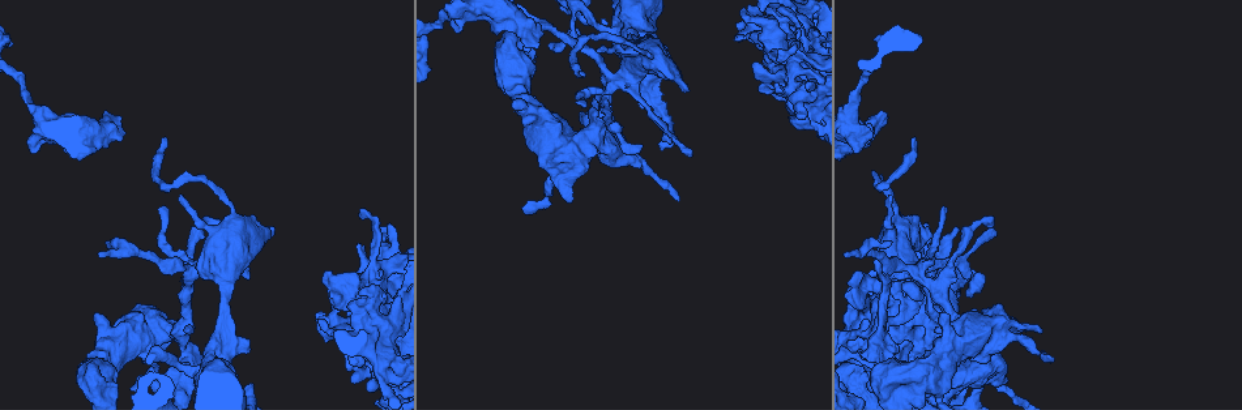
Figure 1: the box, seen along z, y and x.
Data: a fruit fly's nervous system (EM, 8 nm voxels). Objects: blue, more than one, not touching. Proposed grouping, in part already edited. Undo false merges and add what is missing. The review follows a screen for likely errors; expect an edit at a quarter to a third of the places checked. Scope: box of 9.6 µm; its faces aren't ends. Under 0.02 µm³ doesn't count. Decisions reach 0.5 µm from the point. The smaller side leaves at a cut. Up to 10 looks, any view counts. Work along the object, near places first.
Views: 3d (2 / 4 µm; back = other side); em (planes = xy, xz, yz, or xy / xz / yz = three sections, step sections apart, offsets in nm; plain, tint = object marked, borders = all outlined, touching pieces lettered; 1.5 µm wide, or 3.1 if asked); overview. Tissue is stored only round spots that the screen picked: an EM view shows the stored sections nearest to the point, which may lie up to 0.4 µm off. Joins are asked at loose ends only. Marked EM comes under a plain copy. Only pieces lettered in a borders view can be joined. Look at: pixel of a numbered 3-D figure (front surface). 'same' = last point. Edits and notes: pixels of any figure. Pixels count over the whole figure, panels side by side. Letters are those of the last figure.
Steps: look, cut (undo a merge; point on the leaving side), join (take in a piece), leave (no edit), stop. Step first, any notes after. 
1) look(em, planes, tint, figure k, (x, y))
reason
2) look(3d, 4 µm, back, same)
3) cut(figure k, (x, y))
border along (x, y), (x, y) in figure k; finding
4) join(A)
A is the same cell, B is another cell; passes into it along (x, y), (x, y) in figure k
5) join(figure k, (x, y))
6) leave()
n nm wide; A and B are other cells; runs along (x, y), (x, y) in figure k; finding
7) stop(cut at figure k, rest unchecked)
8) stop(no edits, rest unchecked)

look(3d, 4 µm, back, figure 1, (43, 132))
sudden change in width

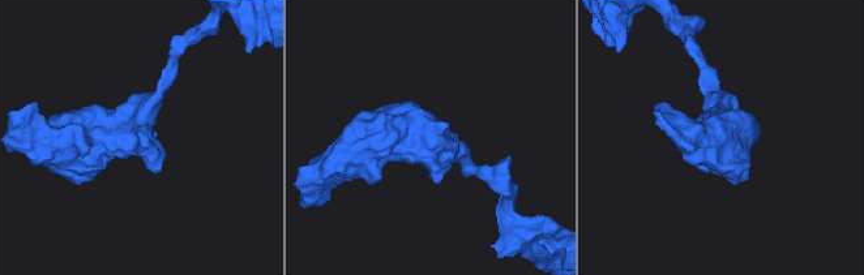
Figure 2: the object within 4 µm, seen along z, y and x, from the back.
look(em, planes, borders, figure 2, (432, 149))

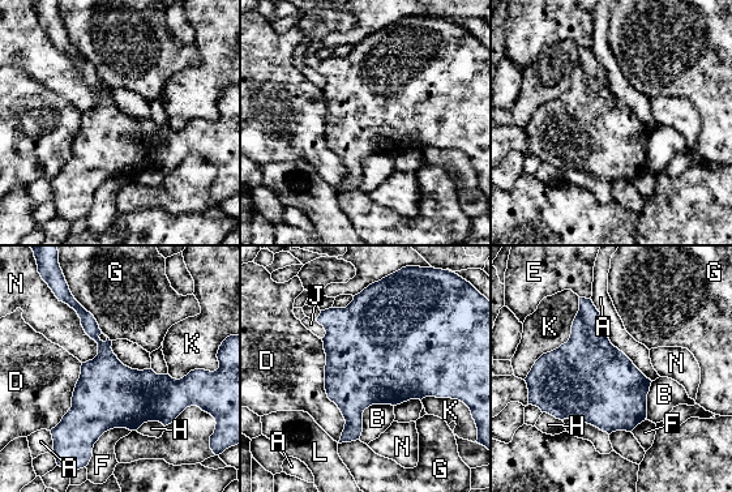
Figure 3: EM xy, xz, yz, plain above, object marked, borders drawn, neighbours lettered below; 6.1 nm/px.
leave()
A, B, D, E, F, G, H, J, K, L and N are other cells; border along (55, 296), (97, 343), (91, 360) in figure 3; continuous, no second cell

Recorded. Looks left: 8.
look(3d, 2 µm, figure 1, (882, 118))
branch stops here

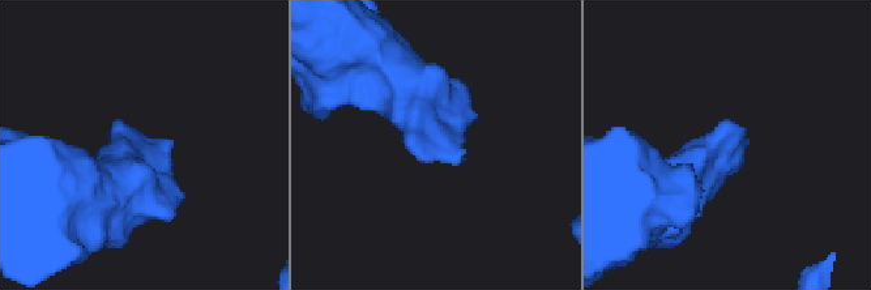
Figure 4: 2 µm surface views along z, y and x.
look(em, xz, step 4, tint, figure 4, (737, 144))
shape alone is not enough

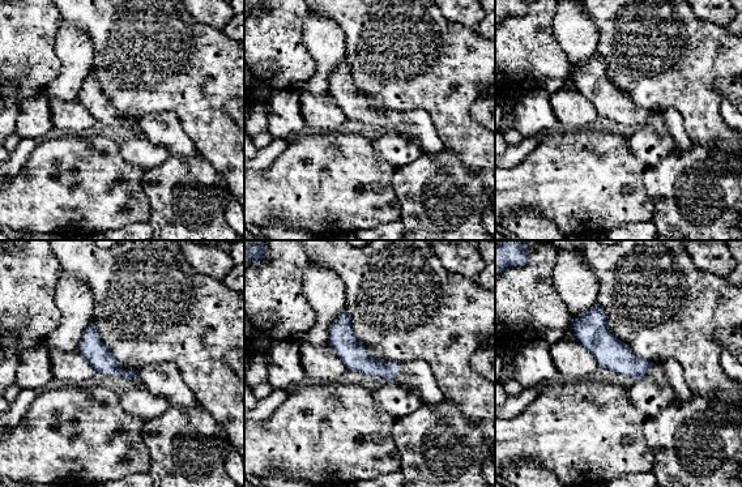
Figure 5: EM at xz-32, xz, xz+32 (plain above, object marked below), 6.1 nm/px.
look(em, xy, step 8, borders, same)
cut it another way

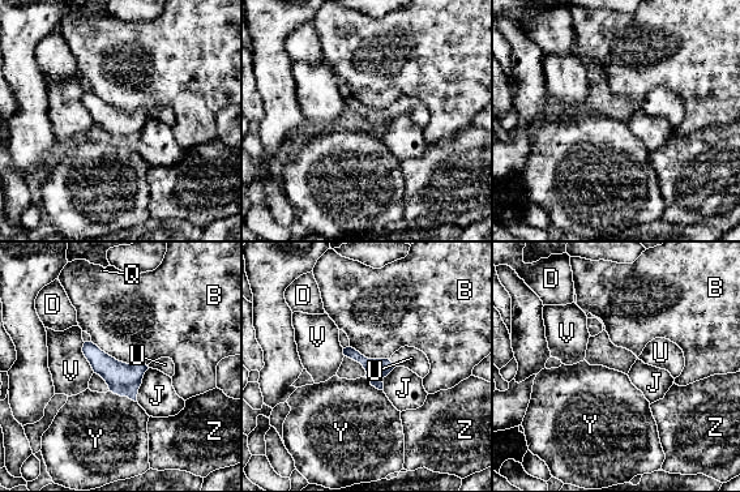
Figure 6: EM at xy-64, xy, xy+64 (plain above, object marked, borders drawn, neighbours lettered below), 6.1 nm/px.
join(figure 6, (411, 358))
U is the same cell, B, D, J, Q, V, Y and Z are other cells; passes into it along (373, 367), (392, 363), (411, 358) in figure 6; it goes on there

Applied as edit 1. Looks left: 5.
look(overview)
redraw

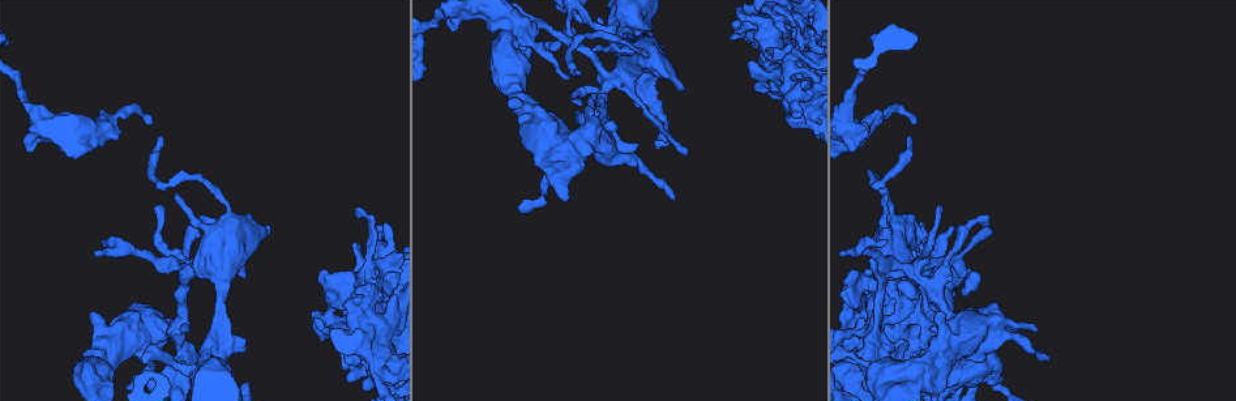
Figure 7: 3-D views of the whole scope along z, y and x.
look(em, xy, step 8, tint, figure 7, (773, 83))
stops while still wide

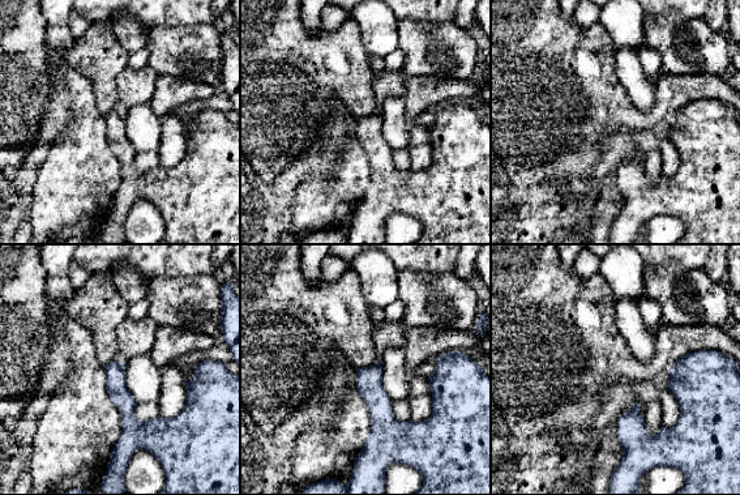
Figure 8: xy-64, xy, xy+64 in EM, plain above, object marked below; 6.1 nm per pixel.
look(em, planes, borders, same)
another direction

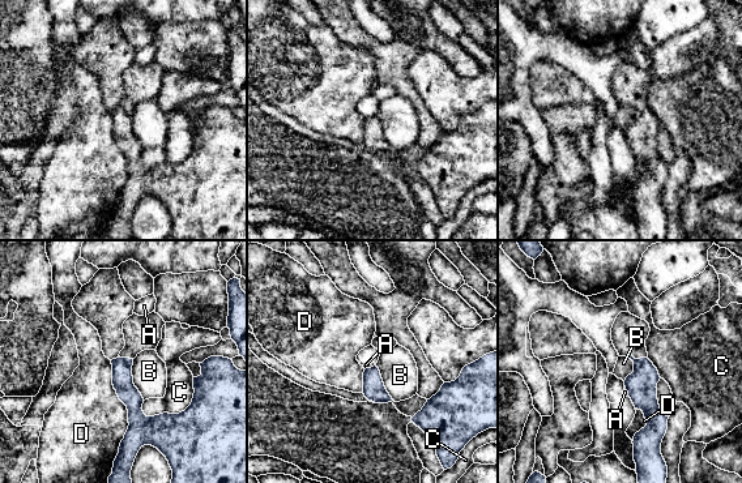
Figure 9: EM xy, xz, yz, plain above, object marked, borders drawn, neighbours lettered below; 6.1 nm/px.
leave()
A, B, C and D are other cells; runs along (196, 380), (195, 397), (179, 417), (124, 443) in figure 9; none of them fits

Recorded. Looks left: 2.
look(em, planes, tint, figure 7, (600, 100))
three arms meet

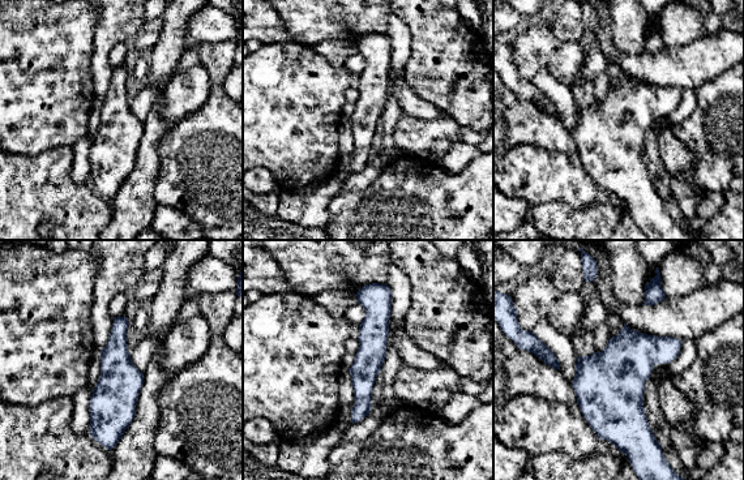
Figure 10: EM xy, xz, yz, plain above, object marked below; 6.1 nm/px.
look(em, planes, borders, same)

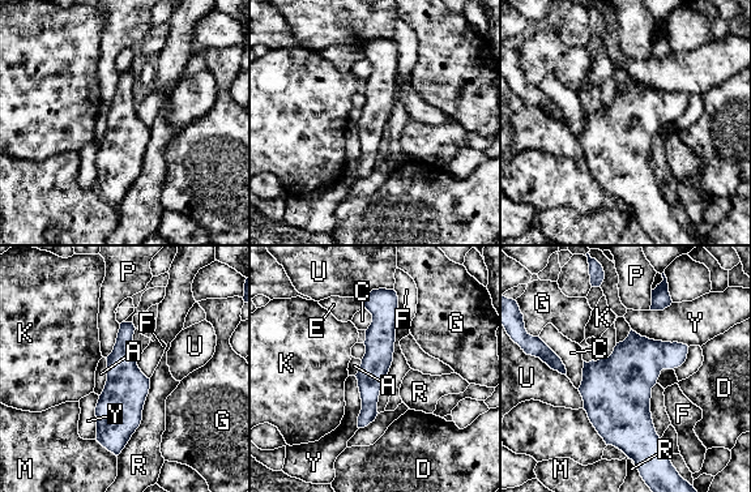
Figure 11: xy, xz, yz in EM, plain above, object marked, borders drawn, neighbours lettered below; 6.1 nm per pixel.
leave()
A, C, D, E, F, G, K, M, P, R, U and Y are other cells; runs along (380, 292), (379, 356), (361, 424) in figure 11; one cell here

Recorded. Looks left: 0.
stop(join at figure 6, rest unchecked)

